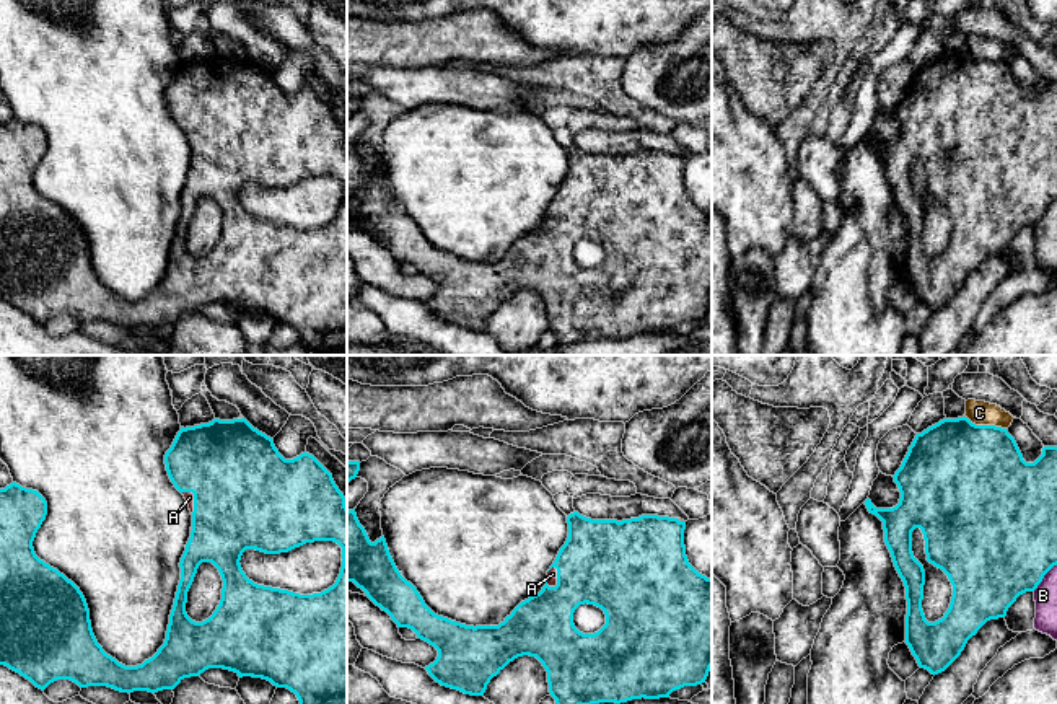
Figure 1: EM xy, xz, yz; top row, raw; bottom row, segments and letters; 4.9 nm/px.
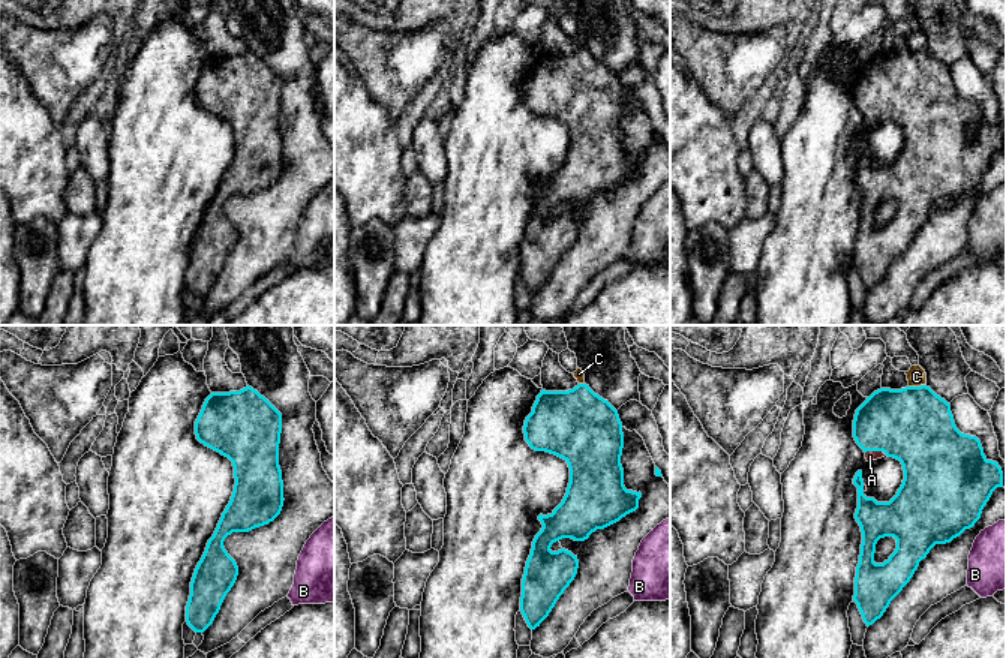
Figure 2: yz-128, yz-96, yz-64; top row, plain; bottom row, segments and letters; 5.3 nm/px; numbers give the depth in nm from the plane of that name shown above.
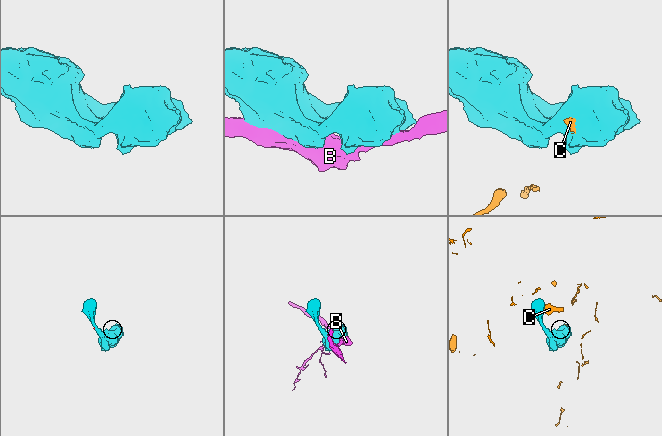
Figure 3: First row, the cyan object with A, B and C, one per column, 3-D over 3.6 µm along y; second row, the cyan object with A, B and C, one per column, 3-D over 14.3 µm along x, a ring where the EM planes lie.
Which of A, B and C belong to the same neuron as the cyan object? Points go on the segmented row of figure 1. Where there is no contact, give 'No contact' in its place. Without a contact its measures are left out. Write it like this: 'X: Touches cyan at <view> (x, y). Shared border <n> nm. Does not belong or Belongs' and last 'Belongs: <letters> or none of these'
A: Touches cyan at xz (557, 579). Shared border 110 nm. Belongs
B: Touches cyan at yz (1043, 577). Shared border 180 nm. Does not belong
C: Touches cyan at yz (986, 426). Shared border 220 nm. Does not belong
Belongs: A

